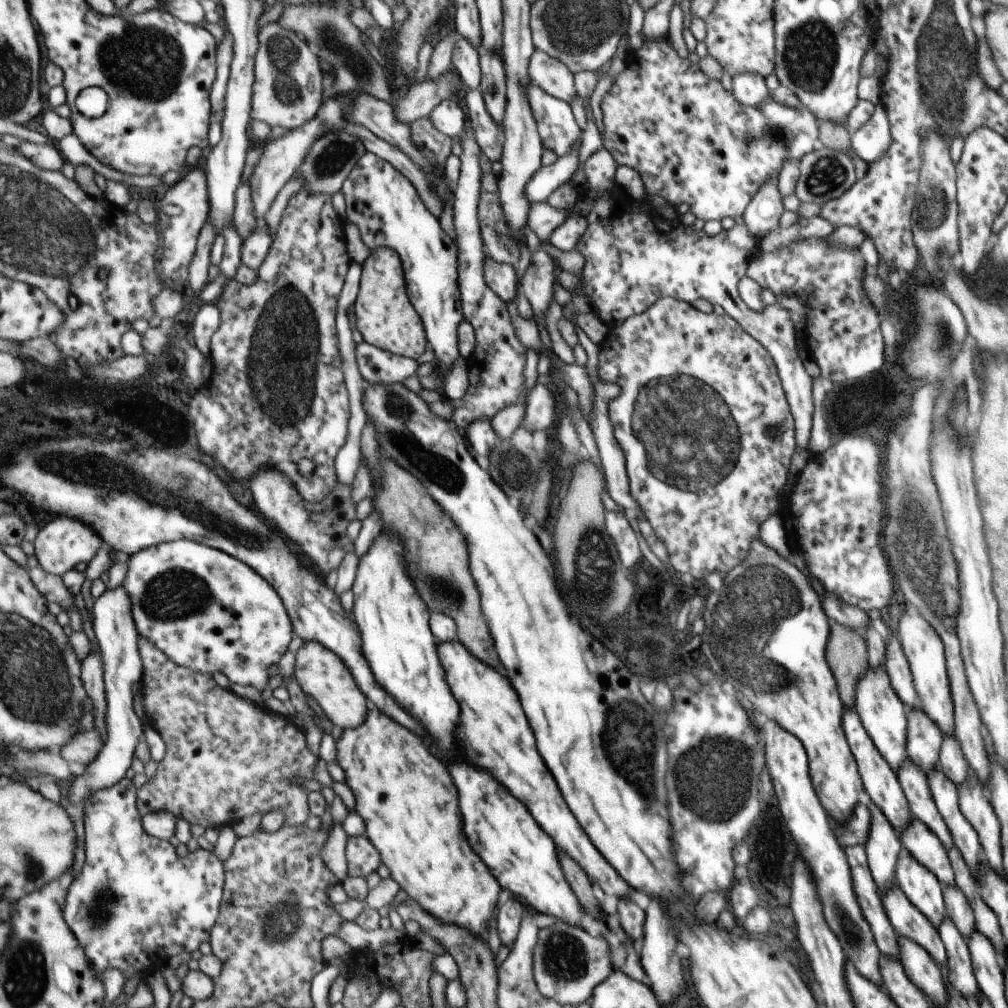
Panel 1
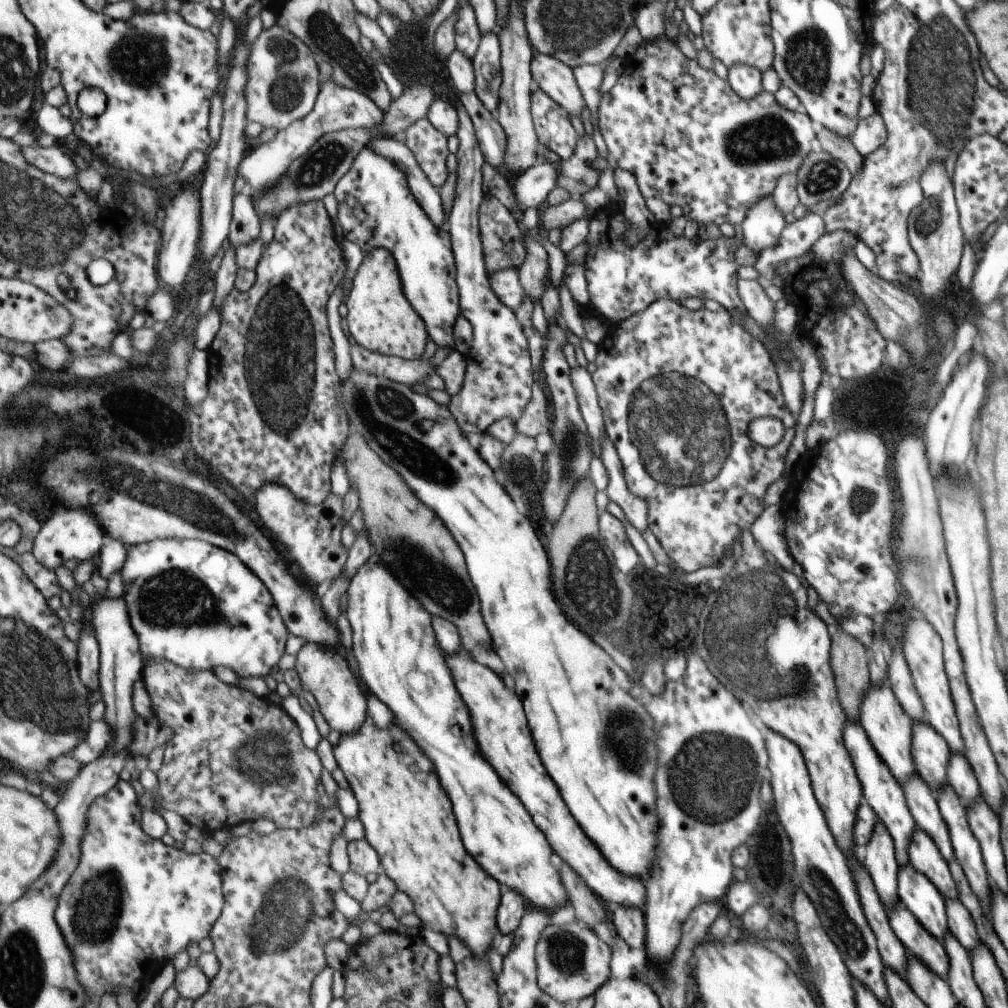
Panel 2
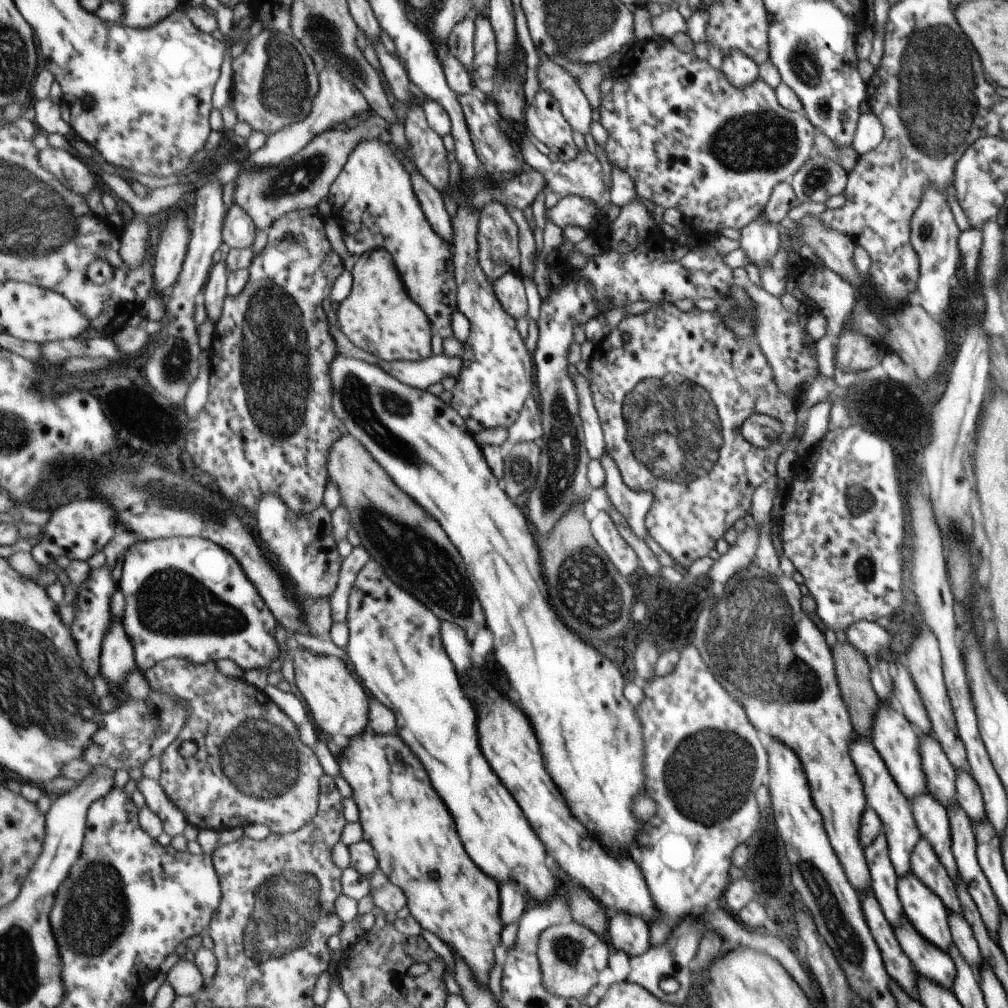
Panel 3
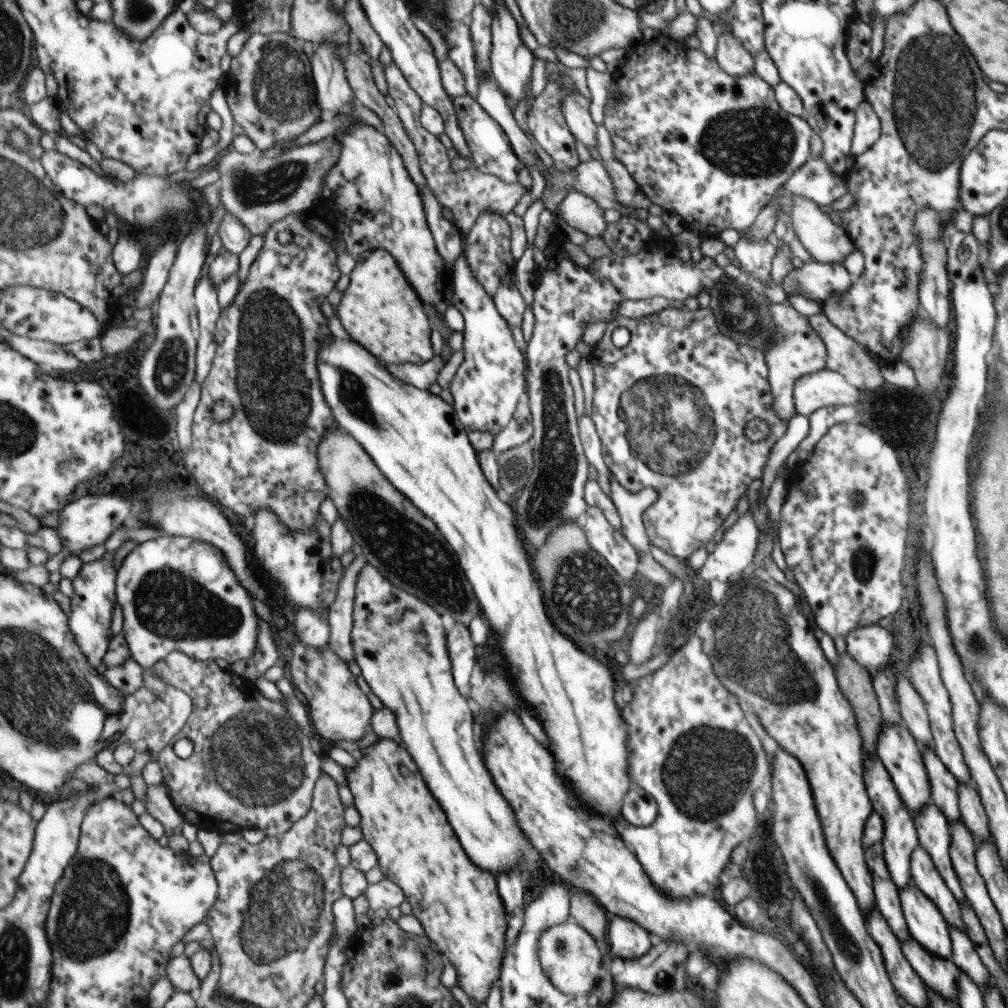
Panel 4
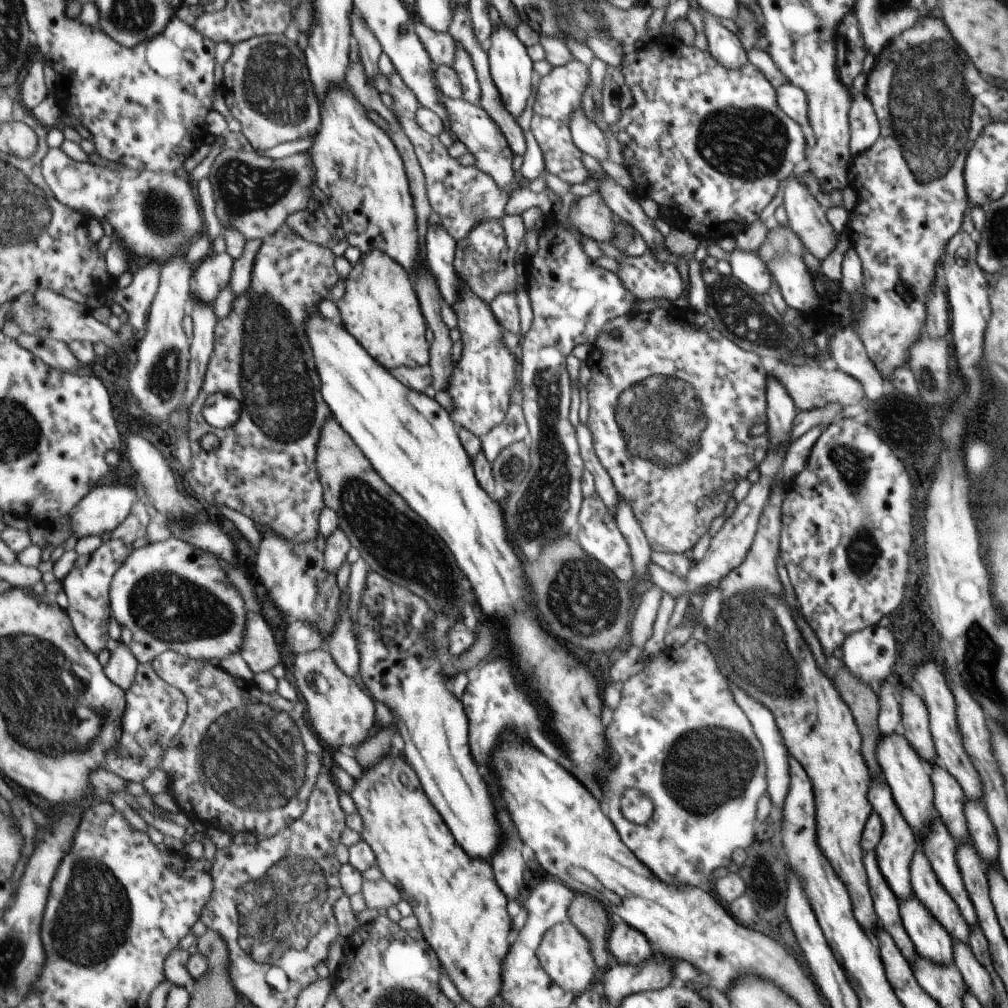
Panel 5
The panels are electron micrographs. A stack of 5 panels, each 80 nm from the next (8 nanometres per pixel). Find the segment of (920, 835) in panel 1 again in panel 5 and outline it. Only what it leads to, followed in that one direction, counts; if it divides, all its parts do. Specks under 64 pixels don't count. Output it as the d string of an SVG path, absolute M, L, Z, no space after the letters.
M917 849L911 860L911 883L914 897L929 909L953 939L967 943L970 934L957 905L939 884L931 865Z

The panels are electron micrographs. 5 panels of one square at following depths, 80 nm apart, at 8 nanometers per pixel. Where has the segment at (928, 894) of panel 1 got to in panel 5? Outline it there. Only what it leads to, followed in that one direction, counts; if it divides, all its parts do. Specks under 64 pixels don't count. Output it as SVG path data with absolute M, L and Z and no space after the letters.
M914 893L911 898L899 900L899 911L905 932L915 945L915 954L935 964L953 963L953 938Z

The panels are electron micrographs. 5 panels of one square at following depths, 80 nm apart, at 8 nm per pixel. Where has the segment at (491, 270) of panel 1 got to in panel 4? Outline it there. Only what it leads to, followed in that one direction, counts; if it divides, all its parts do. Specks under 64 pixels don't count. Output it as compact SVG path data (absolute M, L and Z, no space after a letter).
M502 282L493 293L492 299L497 312L507 321L510 328L523 322L526 305L513 282Z

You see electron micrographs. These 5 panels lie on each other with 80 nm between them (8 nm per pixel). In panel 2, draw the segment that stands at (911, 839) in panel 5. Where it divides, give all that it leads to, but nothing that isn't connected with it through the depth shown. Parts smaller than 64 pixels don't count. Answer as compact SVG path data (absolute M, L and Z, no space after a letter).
M858 722L845 724L845 744L849 744L849 752L853 752L853 760L857 760L857 774L861 776L861 784L865 784L865 799L871 811L877 816L877 819L889 836L893 840L893 852L895 853L896 863L899 866L907 866L908 846L913 838L913 832L917 830L916 822L913 821L911 810L907 806L907 795L902 787L897 784L887 766L881 761L881 758L875 753L873 746L869 743L863 728Z

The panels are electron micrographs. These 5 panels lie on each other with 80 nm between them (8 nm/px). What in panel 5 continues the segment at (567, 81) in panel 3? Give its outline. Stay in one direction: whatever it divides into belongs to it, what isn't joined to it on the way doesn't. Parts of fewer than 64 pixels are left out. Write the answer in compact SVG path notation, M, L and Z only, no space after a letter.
M581 107L572 112L569 126L572 140L581 152L592 156L598 162L607 160L607 145L603 133L591 119L585 117Z

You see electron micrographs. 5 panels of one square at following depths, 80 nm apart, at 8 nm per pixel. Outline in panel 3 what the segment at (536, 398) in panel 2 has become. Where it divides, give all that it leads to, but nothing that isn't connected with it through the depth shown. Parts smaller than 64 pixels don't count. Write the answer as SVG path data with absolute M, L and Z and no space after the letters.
M529 396L519 412L518 418L512 426L506 430L506 447L522 442L532 442L542 436L542 425L540 422L540 409L536 398Z

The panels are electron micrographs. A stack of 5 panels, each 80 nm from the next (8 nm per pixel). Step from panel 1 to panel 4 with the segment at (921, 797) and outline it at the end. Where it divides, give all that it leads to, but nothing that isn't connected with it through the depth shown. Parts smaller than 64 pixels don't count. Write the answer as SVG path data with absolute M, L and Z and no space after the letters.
M933 803L924 804L915 814L919 846L931 857L943 882L960 904L967 903L950 859L950 824Z

